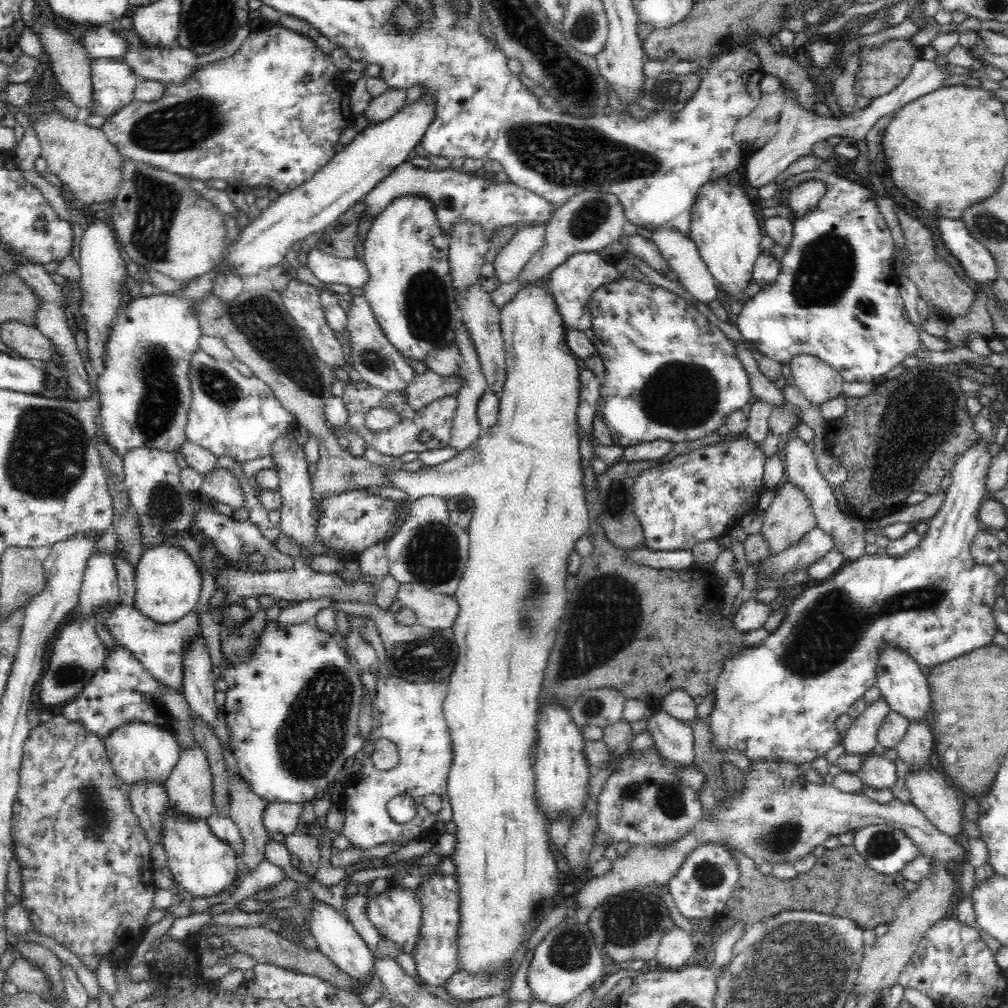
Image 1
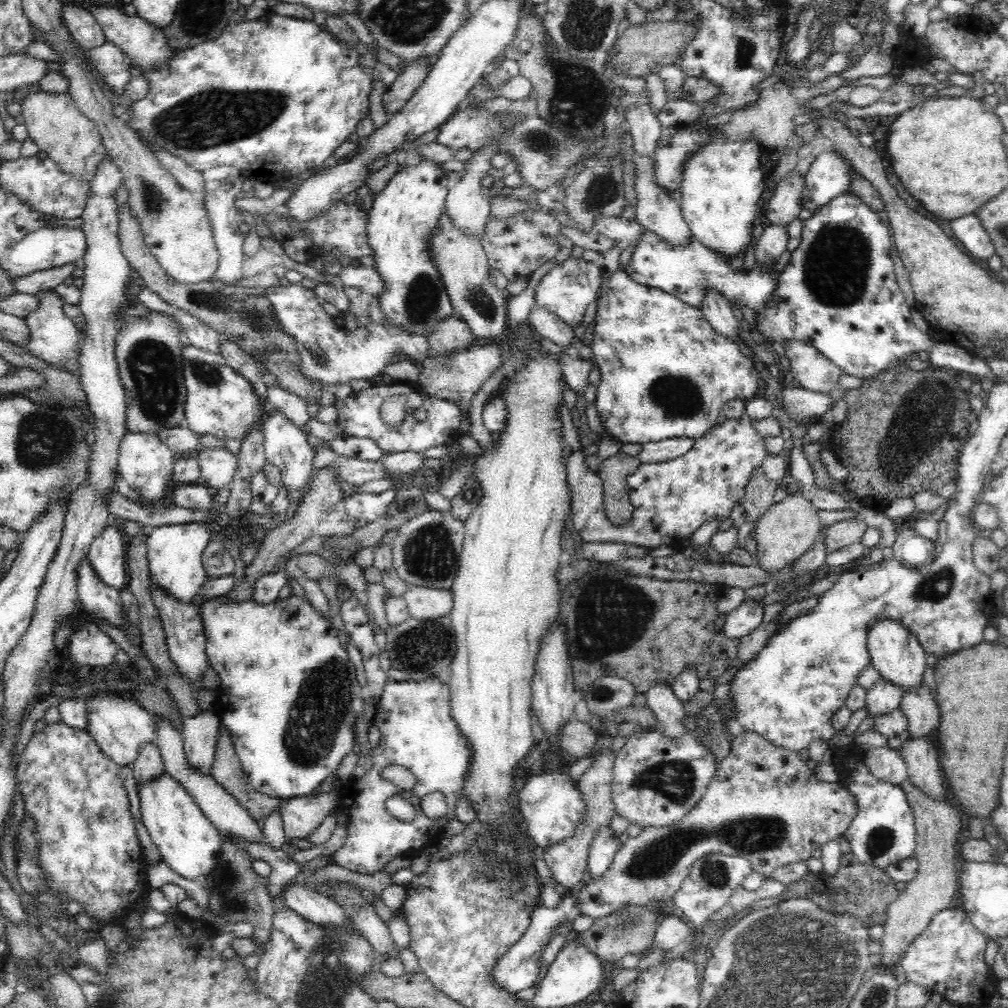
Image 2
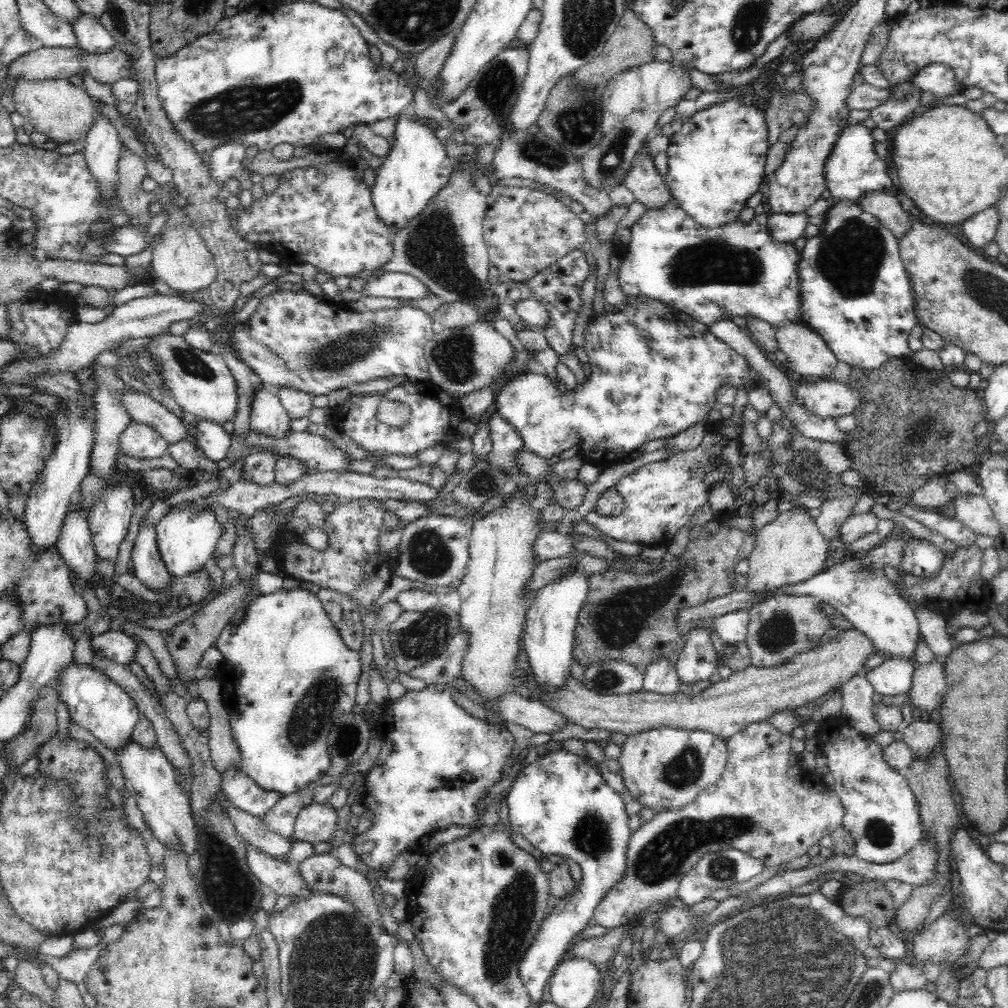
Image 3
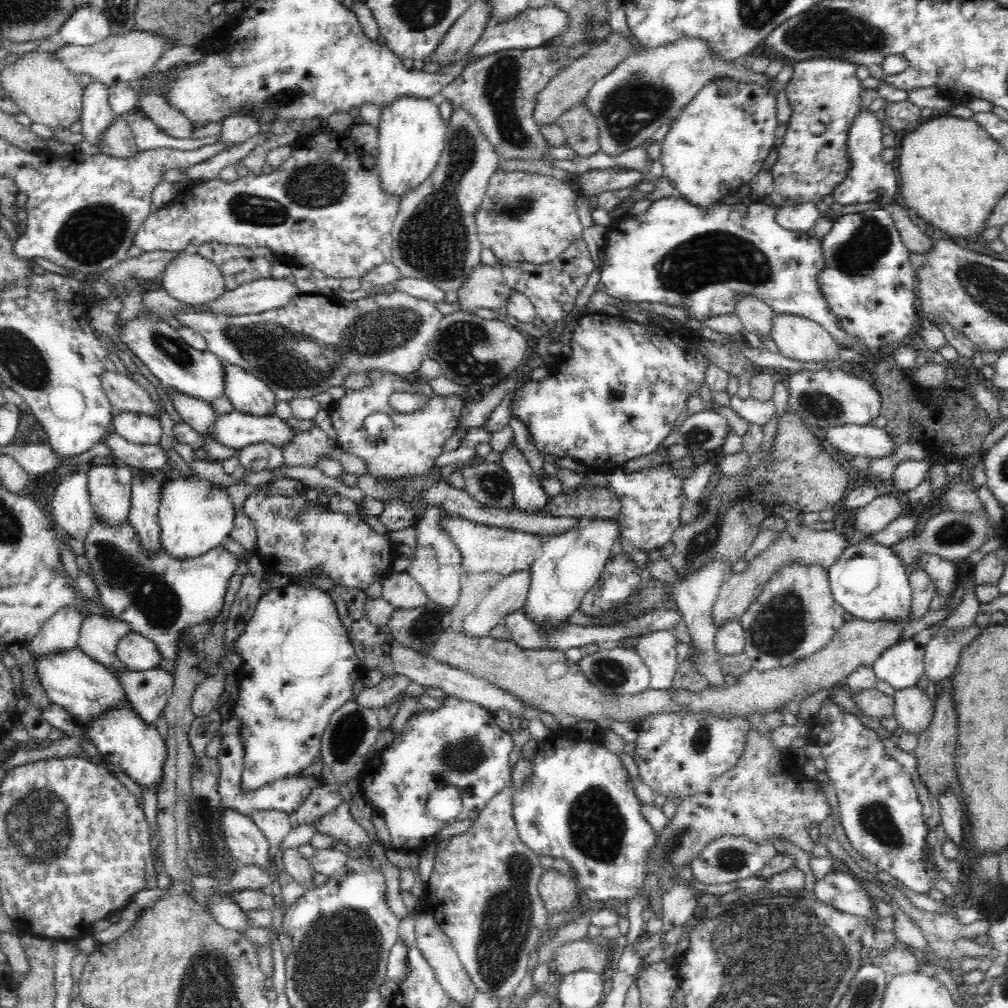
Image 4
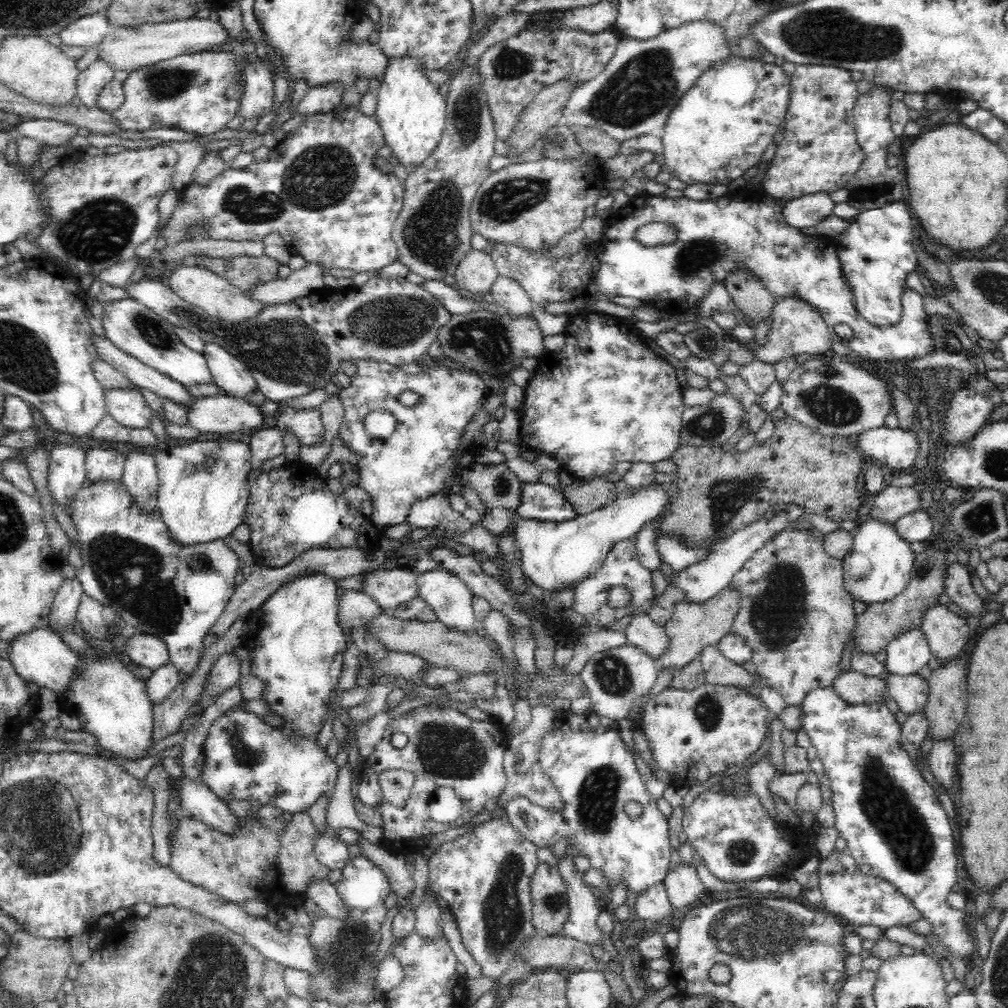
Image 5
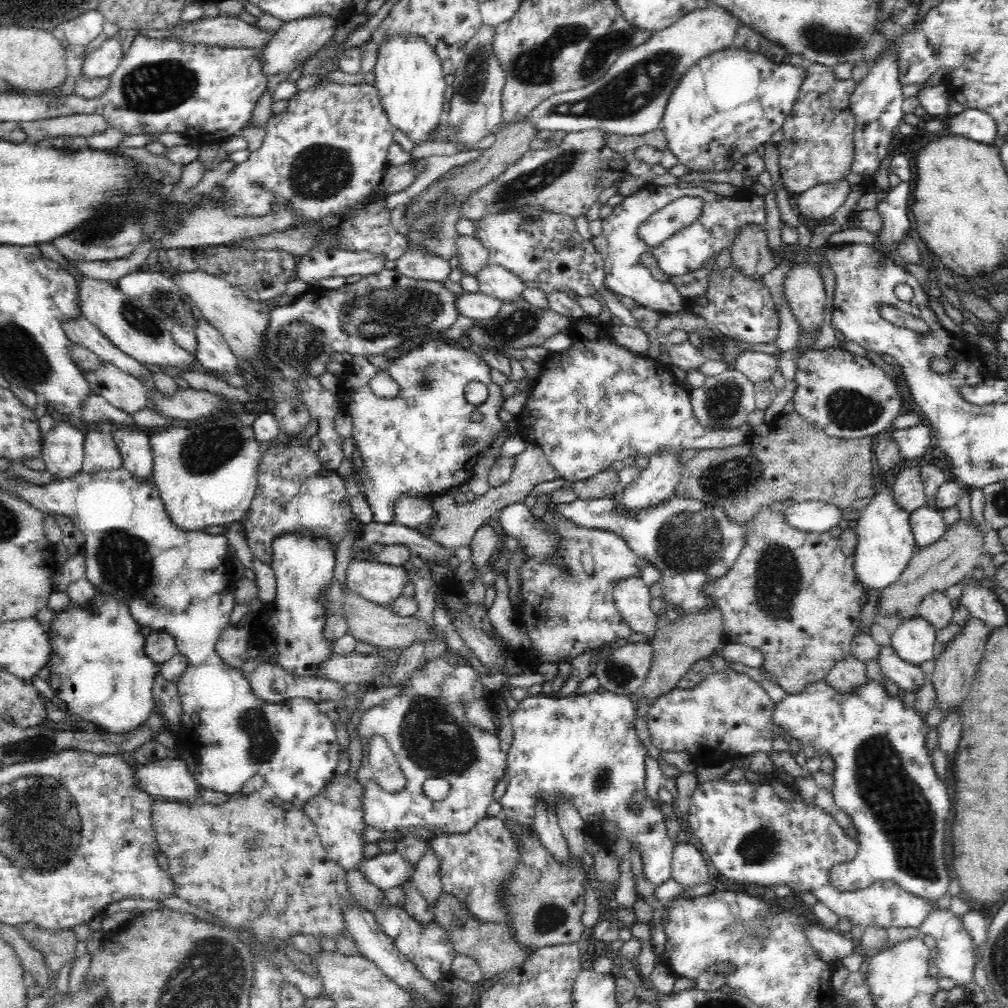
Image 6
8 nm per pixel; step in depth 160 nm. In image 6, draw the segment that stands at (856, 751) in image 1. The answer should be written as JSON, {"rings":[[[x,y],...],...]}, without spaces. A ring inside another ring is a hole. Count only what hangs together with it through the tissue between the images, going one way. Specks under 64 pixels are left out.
{"rings":[[[918,617],[896,627],[891,634],[890,647],[902,660],[920,666],[932,659],[935,636],[934,627]]]}

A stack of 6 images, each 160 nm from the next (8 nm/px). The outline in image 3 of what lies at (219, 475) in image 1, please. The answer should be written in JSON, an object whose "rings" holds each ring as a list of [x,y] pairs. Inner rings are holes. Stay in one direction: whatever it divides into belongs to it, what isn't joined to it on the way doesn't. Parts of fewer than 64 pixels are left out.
{"rings":[[[197,420],[197,422],[196,439],[201,454],[216,464],[222,462],[231,452],[232,436],[214,422],[206,420]]]}

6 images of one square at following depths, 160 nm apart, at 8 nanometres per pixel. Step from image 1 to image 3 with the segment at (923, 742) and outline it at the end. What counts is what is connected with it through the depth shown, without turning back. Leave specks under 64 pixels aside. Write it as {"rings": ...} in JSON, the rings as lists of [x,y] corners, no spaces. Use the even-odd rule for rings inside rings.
{"rings":[[[942,663],[921,665],[916,664],[908,690],[907,706],[919,710],[920,715],[930,718],[932,713],[938,712],[946,694],[946,679]]]}

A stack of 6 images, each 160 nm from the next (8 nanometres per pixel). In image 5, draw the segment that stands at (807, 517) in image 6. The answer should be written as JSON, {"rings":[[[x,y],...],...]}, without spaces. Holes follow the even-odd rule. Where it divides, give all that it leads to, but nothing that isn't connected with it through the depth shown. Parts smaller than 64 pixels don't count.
{"rings":[[[789,504],[786,505],[783,511],[776,514],[769,521],[760,519],[749,524],[748,527],[742,528],[742,530],[733,532],[732,536],[716,543],[713,551],[710,552],[704,560],[701,560],[700,563],[686,567],[681,571],[674,571],[669,576],[668,584],[683,591],[684,601],[697,605],[704,604],[707,600],[714,598],[719,592],[728,588],[733,576],[739,571],[739,568],[742,568],[742,565],[752,556],[753,552],[762,548],[774,533],[788,529],[788,524],[790,524],[790,522],[796,522],[798,518],[800,519],[803,512],[804,509],[802,509],[802,507]]]}

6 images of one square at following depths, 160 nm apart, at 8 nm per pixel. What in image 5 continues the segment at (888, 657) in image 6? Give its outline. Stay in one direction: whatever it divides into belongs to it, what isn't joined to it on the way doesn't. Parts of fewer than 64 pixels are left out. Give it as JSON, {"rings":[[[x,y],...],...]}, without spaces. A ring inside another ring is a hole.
{"rings":[[[890,673],[886,682],[890,698],[896,702],[898,710],[908,717],[915,712],[924,712],[929,699],[929,682],[920,675],[907,677]]]}

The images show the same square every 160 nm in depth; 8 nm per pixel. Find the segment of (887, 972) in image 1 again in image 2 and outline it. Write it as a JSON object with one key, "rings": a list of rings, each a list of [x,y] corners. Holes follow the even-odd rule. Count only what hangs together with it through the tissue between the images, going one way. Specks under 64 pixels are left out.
{"rings":[[[902,781],[901,789],[906,793],[906,800],[912,808],[916,828],[916,849],[913,856],[919,863],[918,874],[905,890],[901,891],[897,900],[886,910],[887,918],[883,924],[883,934],[880,938],[881,953],[874,958],[874,966],[880,972],[888,972],[900,964],[907,948],[917,936],[926,930],[933,916],[943,909],[948,909],[954,900],[959,887],[956,876],[956,834],[960,832],[960,816],[950,806],[950,802],[934,802],[934,799],[923,793],[912,781]]]}

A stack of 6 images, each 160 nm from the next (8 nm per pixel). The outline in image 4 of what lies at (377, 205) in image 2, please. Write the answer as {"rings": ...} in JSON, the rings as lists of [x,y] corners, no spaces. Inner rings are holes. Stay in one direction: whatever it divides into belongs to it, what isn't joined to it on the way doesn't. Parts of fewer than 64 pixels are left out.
{"rings":[[[399,97],[384,105],[381,112],[375,172],[381,177],[384,191],[401,200],[408,189],[418,188],[434,172],[446,144],[447,127],[442,123],[438,107],[426,98]]]}

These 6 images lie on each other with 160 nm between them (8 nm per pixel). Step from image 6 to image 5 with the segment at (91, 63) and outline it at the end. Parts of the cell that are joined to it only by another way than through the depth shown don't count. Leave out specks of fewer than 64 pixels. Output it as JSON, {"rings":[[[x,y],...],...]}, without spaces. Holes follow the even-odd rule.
{"rings":[[[94,61],[77,78],[77,95],[84,107],[91,109],[97,106],[98,95],[113,79],[114,71],[108,63]]]}

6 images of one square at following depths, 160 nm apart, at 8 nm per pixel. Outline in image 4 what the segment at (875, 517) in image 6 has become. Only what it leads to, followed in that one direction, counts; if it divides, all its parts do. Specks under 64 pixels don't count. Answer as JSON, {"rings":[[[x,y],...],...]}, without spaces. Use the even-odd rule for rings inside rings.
{"rings":[[[864,540],[848,546],[826,569],[830,593],[854,620],[906,622],[911,613],[911,588],[901,559],[888,546]]]}

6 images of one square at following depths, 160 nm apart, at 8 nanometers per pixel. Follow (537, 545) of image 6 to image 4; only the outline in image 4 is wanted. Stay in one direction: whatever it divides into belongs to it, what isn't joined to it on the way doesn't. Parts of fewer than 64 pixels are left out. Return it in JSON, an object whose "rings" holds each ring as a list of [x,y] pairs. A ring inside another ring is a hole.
{"rings":[[[580,518],[580,524],[576,529],[570,529],[560,536],[549,536],[543,538],[540,544],[536,560],[531,564],[531,583],[527,592],[527,599],[523,611],[525,616],[537,624],[538,631],[542,635],[553,633],[557,628],[568,626],[569,619],[579,612],[579,604],[583,596],[598,582],[600,575],[605,569],[606,563],[610,561],[610,552],[617,549],[620,533],[620,519]]]}

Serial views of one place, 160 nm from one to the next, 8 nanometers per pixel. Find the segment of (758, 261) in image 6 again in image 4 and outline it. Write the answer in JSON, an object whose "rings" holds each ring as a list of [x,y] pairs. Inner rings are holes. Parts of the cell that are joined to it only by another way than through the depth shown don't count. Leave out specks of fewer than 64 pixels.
{"rings":[[[738,295],[735,314],[743,324],[743,332],[752,333],[758,337],[771,336],[775,314],[762,299],[752,295]]]}

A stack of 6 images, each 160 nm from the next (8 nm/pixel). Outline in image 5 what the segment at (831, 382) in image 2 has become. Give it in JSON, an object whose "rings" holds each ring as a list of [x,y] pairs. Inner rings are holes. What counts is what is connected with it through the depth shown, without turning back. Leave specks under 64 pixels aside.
{"rings":[[[784,297],[775,301],[766,344],[756,346],[756,355],[761,362],[776,364],[783,359],[796,357],[800,360],[806,355],[824,355],[831,352],[833,341],[830,330],[813,305],[800,297]]]}

